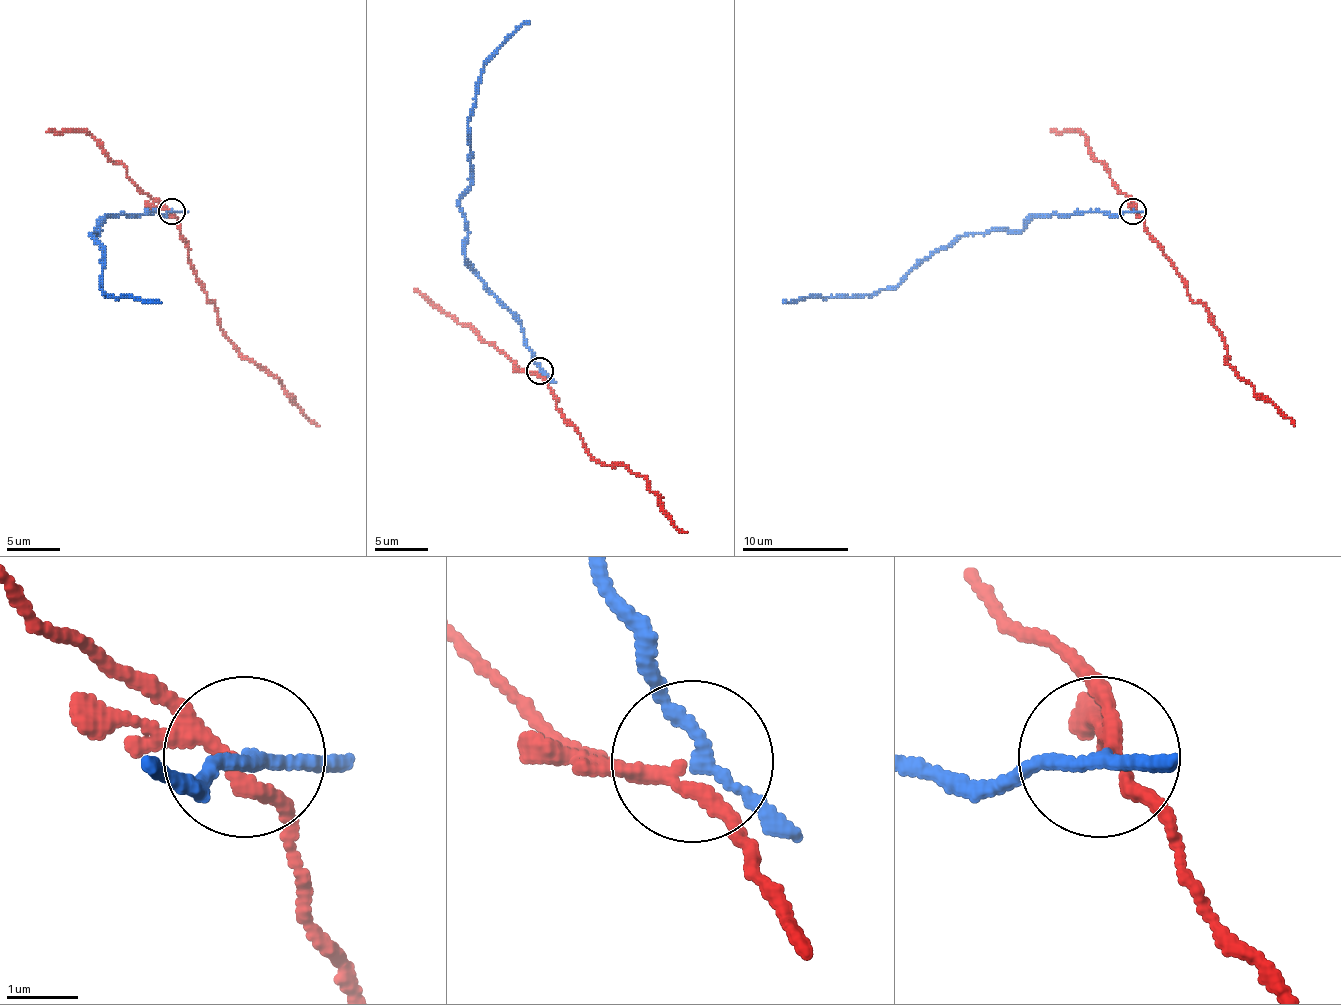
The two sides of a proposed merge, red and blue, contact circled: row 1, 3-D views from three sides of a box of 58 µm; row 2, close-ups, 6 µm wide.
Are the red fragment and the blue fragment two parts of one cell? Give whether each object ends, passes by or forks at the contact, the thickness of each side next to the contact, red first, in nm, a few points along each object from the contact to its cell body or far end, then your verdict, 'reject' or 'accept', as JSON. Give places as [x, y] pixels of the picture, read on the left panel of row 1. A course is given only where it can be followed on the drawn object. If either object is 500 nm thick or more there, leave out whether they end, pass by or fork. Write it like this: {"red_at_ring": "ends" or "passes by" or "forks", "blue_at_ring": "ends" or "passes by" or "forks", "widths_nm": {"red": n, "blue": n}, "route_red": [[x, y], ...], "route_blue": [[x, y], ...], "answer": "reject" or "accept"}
{"red_at_ring": "passes by", "blue_at_ring": "passes by", "widths_nm": {"red": 200, "blue": 160}, "route_red": [[169, 212], [180, 222], [191, 268], [215, 305], [217, 324], [228, 340], [273, 375], [292, 401], [319, 426]], "route_blue": [[172, 212], [110, 214], [97, 230], [100, 230], [92, 236], [102, 246], [100, 289], [108, 297], [161, 303]], "answer": "reject"}

